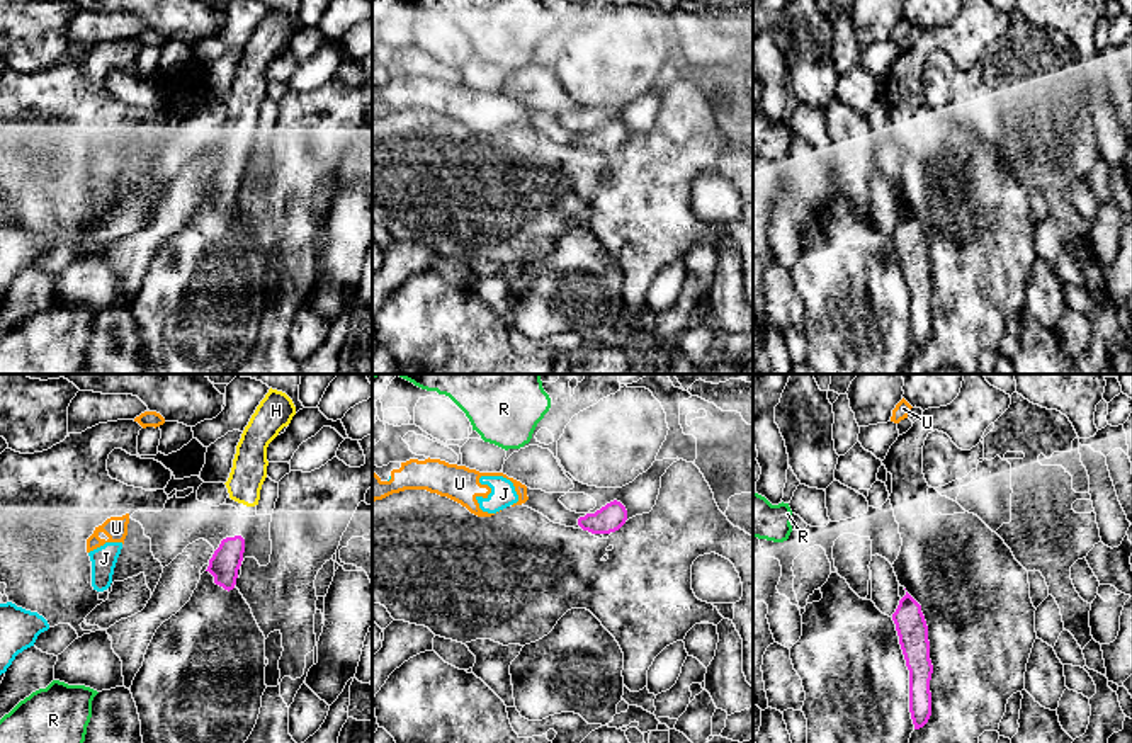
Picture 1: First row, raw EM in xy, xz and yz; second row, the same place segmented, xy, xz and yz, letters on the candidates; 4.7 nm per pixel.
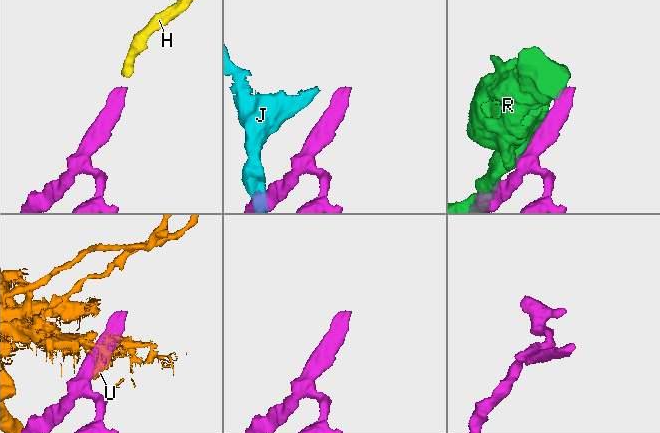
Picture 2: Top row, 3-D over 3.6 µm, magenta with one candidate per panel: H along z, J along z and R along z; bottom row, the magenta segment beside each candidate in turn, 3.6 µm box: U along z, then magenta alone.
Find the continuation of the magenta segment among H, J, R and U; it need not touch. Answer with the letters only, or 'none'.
H

